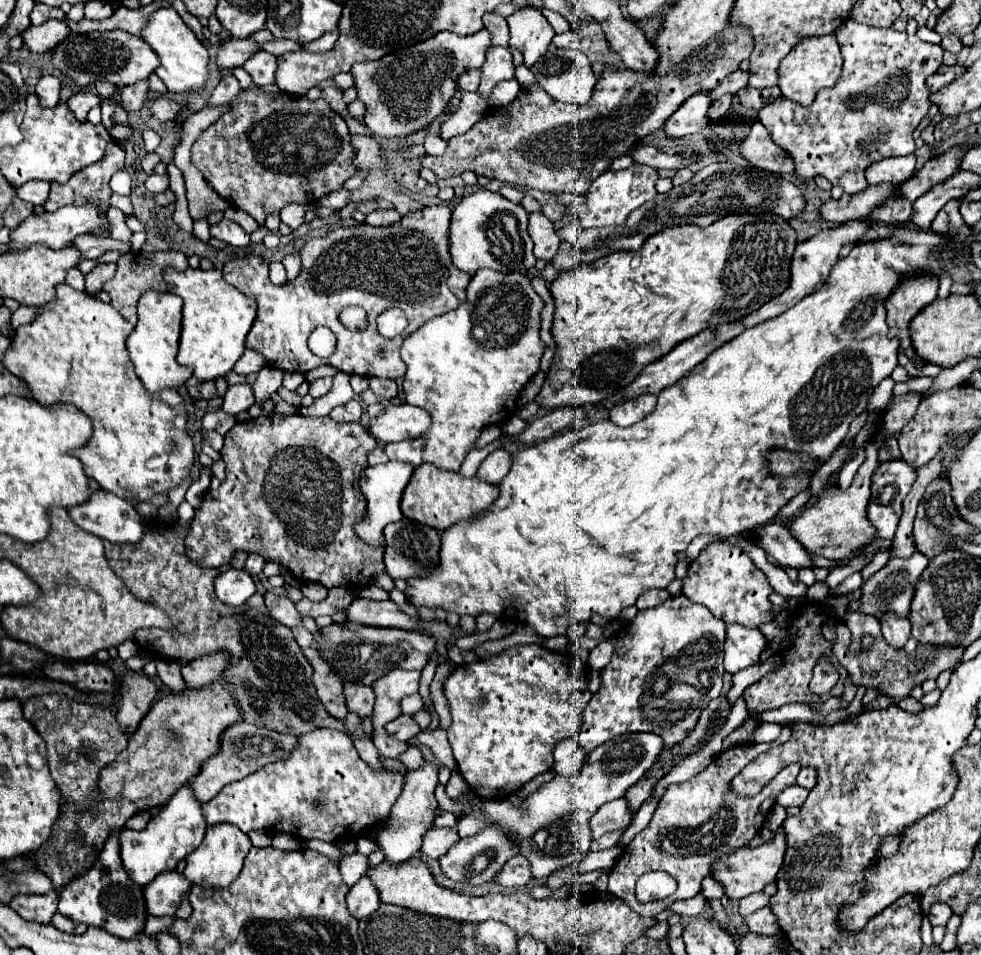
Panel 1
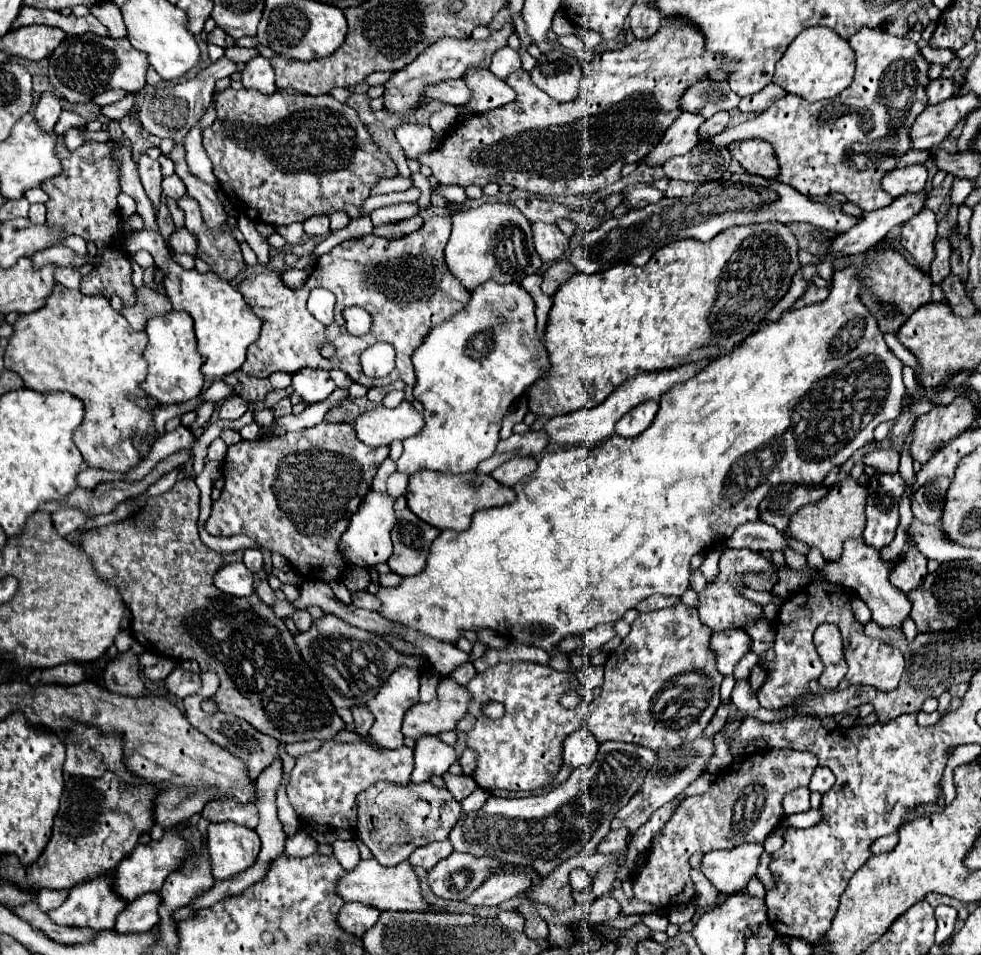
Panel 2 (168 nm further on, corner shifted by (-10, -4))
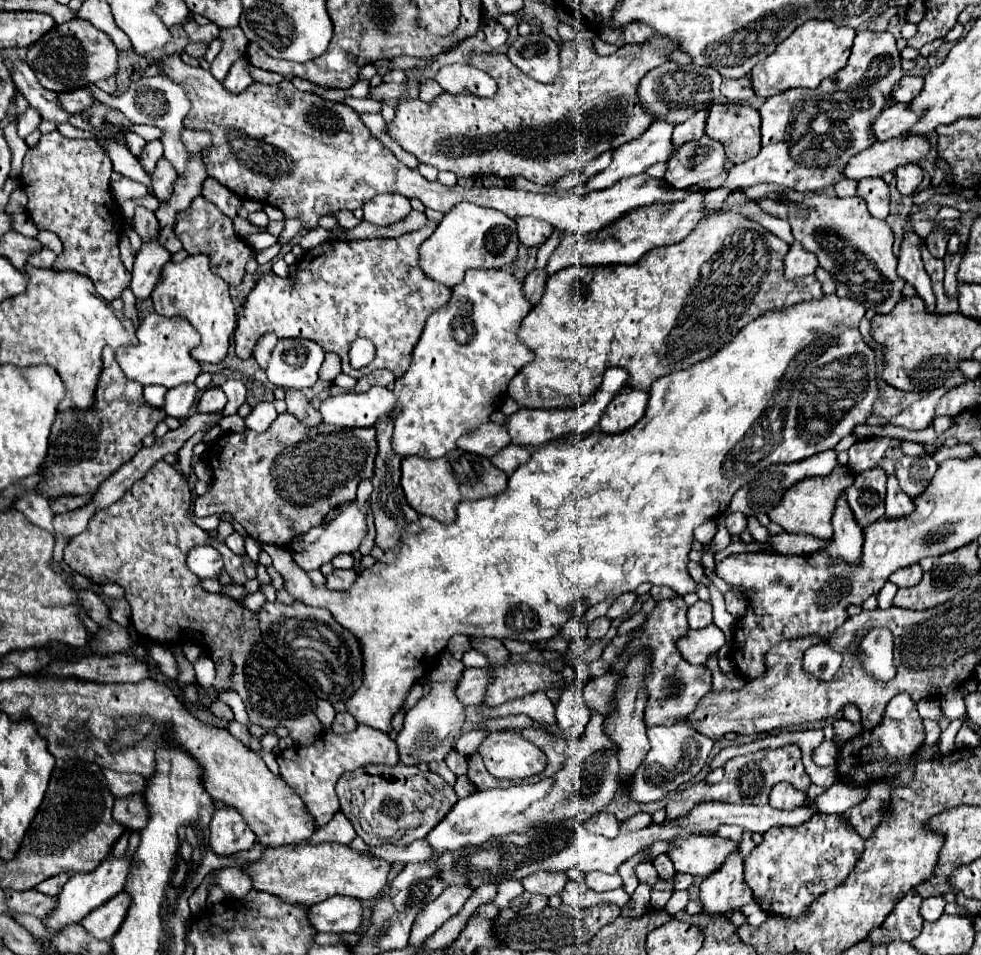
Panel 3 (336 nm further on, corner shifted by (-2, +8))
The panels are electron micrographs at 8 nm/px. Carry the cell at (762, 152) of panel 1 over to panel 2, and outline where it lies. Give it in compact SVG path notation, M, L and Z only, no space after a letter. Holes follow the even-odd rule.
M751 138L751 140L735 140L727 146L733 160L737 160L747 174L763 176L763 178L775 178L779 172L777 158L773 154L773 148L767 140Z

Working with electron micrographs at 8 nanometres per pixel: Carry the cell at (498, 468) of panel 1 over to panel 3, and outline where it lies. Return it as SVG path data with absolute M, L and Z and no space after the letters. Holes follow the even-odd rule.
M511 444L511 446L503 448L499 454L495 454L495 456L491 458L491 462L493 462L499 470L503 470L505 474L513 474L517 466L521 466L523 462L527 462L527 458L529 458L527 448L523 448L523 446L519 446L519 444Z

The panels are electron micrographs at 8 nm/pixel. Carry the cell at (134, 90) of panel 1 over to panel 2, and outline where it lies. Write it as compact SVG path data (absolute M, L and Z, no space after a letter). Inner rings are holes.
M127 94L123 100L119 100L115 104L109 104L109 106L103 106L101 114L109 120L121 120L129 110L133 110L133 106L135 106L135 96Z

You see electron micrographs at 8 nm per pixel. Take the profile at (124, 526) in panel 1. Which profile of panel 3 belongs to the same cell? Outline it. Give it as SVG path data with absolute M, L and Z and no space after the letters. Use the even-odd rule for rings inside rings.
M25 492L25 494L21 494L21 498L15 500L13 506L17 510L21 510L31 524L35 524L35 526L39 526L43 530L53 530L55 514L53 514L47 498L39 496L35 492Z

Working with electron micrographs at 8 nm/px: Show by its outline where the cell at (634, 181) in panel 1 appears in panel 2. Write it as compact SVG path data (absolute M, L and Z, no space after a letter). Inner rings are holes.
M633 184L627 188L627 198L625 204L631 204L633 208L643 208L647 204L659 202L663 198L663 192L659 192L651 184Z

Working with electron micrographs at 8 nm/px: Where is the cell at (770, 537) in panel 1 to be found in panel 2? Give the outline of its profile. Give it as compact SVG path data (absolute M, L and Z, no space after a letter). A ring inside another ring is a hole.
M755 520L739 526L739 530L735 530L735 534L731 534L731 538L727 540L727 548L773 552L773 550L787 548L787 542L785 542L785 534L779 532L775 526Z

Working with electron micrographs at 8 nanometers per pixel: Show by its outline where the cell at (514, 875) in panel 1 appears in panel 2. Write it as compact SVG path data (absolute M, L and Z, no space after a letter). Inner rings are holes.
M491 874L465 902L471 906L499 906L527 888L531 888L531 880L523 874Z

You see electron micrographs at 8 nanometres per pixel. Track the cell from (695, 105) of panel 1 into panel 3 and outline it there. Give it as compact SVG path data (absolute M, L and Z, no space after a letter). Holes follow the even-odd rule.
M663 120L653 122L653 124L649 126L649 130L645 130L645 132L643 132L639 138L635 138L631 144L619 146L619 150L613 152L613 162L611 162L611 166L605 168L603 172L591 176L591 178L587 180L587 184L583 186L583 190L589 192L589 190L603 190L603 188L609 188L609 186L613 186L615 182L619 182L619 180L625 178L625 176L641 174L641 172L645 172L649 166L653 166L653 164L657 164L657 162L665 162L667 154L671 154L671 150L673 150L673 138L671 138L673 128L675 128L675 124L671 124L671 122L663 122Z

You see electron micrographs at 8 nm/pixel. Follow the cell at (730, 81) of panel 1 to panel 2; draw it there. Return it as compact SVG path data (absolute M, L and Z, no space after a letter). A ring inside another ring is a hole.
M703 80L695 86L687 88L687 94L683 94L679 108L683 112L701 114L705 120L721 110L733 110L739 104L739 96L729 90L727 82L715 82L715 80Z

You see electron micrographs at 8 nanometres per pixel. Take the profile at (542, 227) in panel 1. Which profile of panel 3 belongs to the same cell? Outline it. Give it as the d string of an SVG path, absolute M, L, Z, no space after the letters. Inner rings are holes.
M523 216L517 218L517 234L523 246L533 248L533 246L541 246L545 244L545 240L551 236L553 228L549 226L549 222L543 222L539 218L531 218L531 216Z

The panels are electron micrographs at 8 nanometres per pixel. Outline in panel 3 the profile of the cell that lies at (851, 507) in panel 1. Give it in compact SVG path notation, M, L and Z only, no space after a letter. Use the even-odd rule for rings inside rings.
M841 466L839 470L835 470L835 474L829 474L827 478L809 478L805 482L797 482L795 486L791 486L791 490L787 490L787 494L783 496L783 502L769 512L769 518L771 522L783 526L785 532L809 534L819 540L827 540L833 534L831 516L835 512L835 504L845 494L845 488L853 484L853 480L855 480L853 470L847 466Z

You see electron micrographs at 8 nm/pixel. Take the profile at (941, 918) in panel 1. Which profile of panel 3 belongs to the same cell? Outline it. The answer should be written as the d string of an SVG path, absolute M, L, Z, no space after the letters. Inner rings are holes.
M943 896L925 898L923 904L921 904L921 916L923 916L927 922L937 922L939 916L943 914L943 908L945 908L945 898L943 898Z

